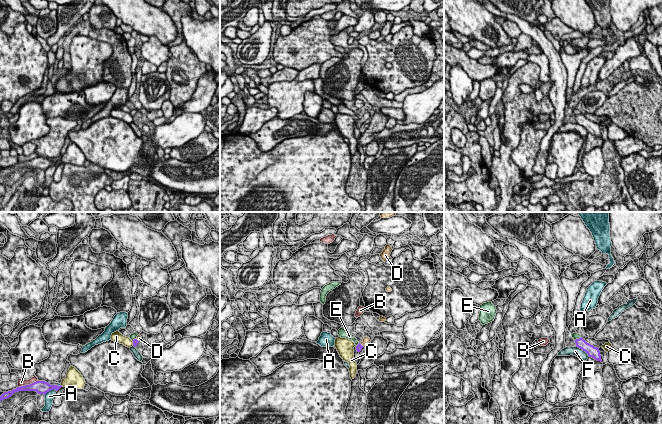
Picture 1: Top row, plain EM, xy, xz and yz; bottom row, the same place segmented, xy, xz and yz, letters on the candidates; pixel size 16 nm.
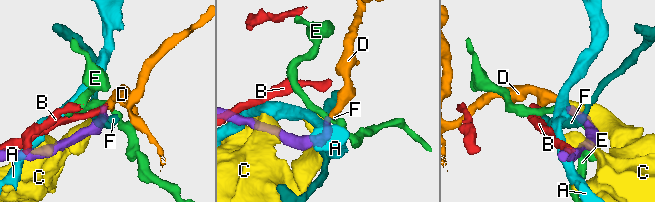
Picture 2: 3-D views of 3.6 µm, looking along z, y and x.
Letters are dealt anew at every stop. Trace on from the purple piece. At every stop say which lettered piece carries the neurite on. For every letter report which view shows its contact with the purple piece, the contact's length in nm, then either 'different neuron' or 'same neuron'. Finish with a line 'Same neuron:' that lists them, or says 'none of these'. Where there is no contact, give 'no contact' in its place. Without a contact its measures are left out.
A: xy | 220 nm | different neuron
B: xy | 360 nm | different neuron
C: xy | 80 nm | different neuron
D: xz | 100 nm | same neuron
E: yz | 120 nm | different neuron
F: yz | 280 nm | different neuron
Same neuron: D

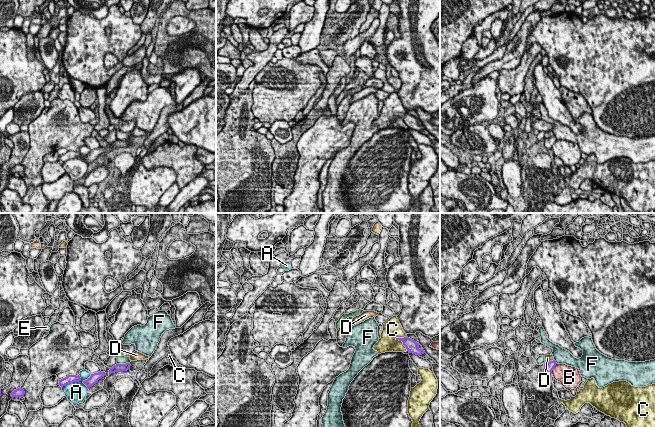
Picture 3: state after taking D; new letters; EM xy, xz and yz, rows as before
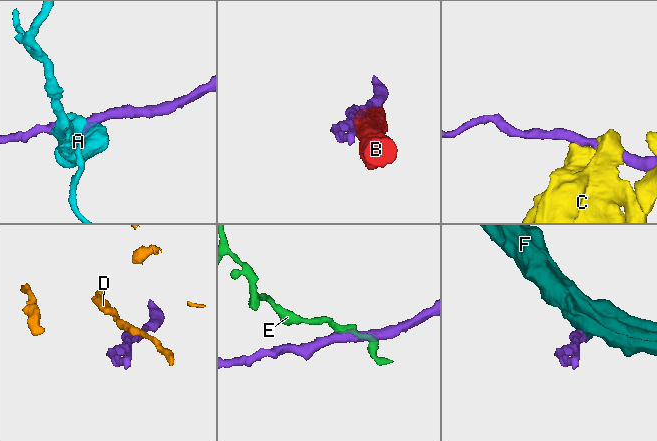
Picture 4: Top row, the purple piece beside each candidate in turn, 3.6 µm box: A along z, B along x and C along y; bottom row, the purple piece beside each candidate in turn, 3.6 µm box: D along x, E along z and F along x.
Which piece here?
A: xy | 500 nm | different neuron
B: yz | 180 nm | different neuron
C: xz | 280 nm | different neuron
D: yz | 150 nm | different neuron
E: xy | 220 nm | different neuron
F: yz | 100 nm | different neuron
Same neuron: none of these

